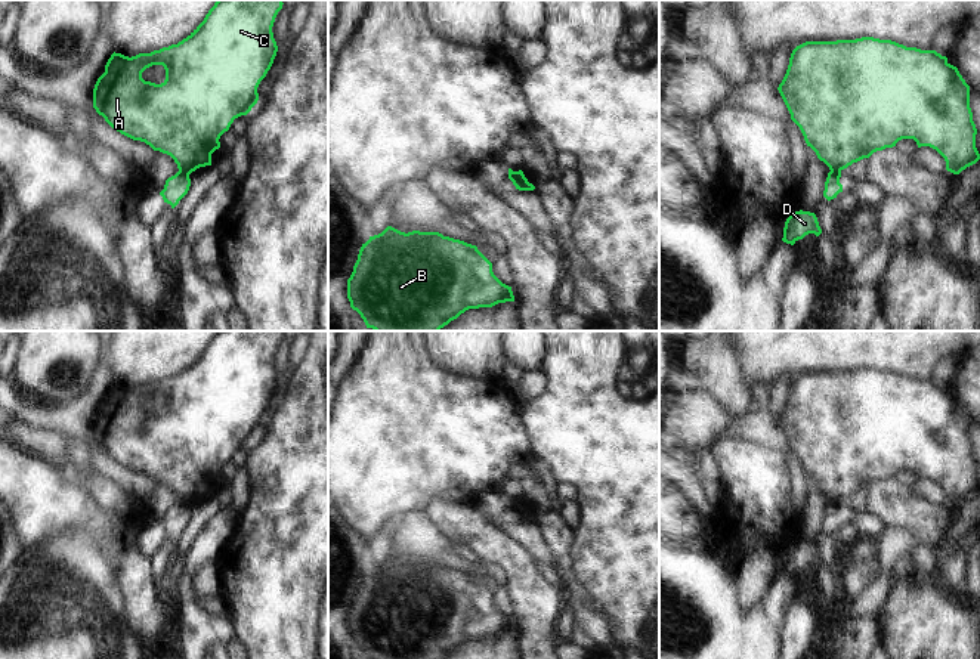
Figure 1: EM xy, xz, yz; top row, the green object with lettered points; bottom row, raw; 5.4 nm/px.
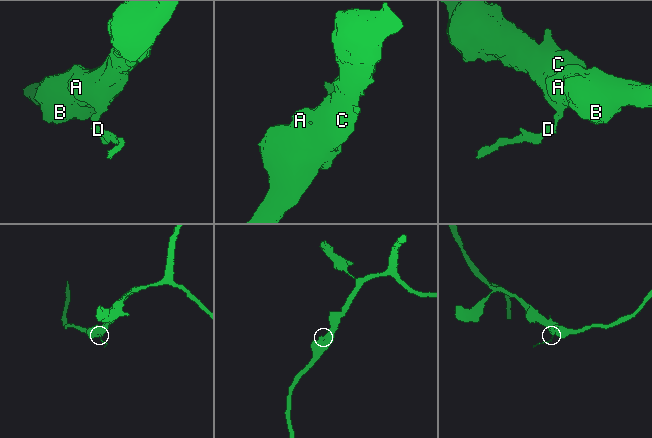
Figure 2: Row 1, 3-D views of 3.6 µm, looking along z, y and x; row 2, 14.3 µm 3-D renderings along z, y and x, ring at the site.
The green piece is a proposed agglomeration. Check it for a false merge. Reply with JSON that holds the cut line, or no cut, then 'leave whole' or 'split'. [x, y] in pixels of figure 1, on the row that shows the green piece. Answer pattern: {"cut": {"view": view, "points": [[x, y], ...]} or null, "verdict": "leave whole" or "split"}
{"cut": {"view": "xy", "points": [[179, 170], [188, 175]]}, "verdict": "split"}

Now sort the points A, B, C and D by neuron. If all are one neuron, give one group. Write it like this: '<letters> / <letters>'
A B C / D

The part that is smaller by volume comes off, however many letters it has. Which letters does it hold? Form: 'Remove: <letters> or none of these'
Remove: D

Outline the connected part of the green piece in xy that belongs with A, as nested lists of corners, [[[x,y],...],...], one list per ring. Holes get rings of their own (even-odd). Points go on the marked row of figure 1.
[[[217,0],[204,21],[177,44],[132,58],[114,52],[95,84],[93,108],[121,134],[170,155],[179,171],[191,174],[200,167],[211,165],[211,154],[220,148],[220,136],[259,100],[257,87],[278,52],[272,27],[282,4],[282,0]],[[152,65],[163,65],[166,69],[161,84],[142,78],[142,72]]]

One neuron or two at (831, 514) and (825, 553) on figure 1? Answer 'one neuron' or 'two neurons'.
two neurons

